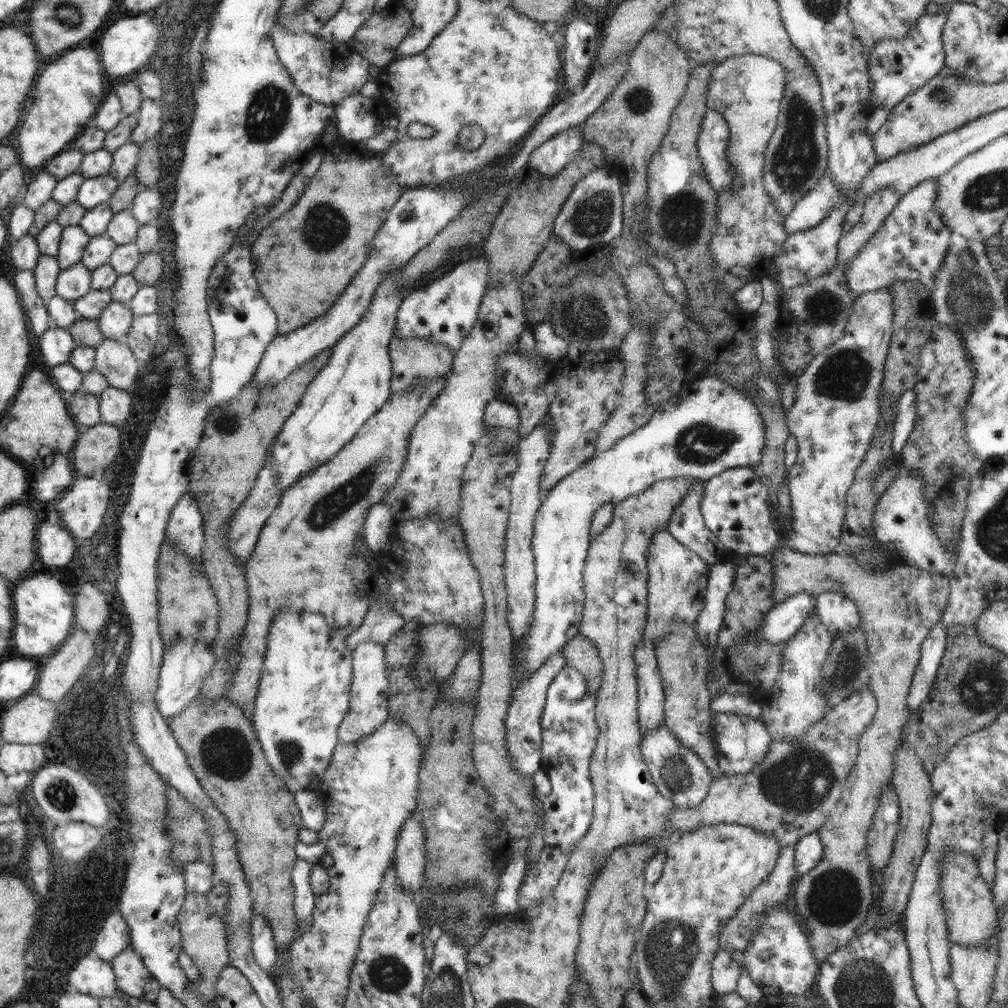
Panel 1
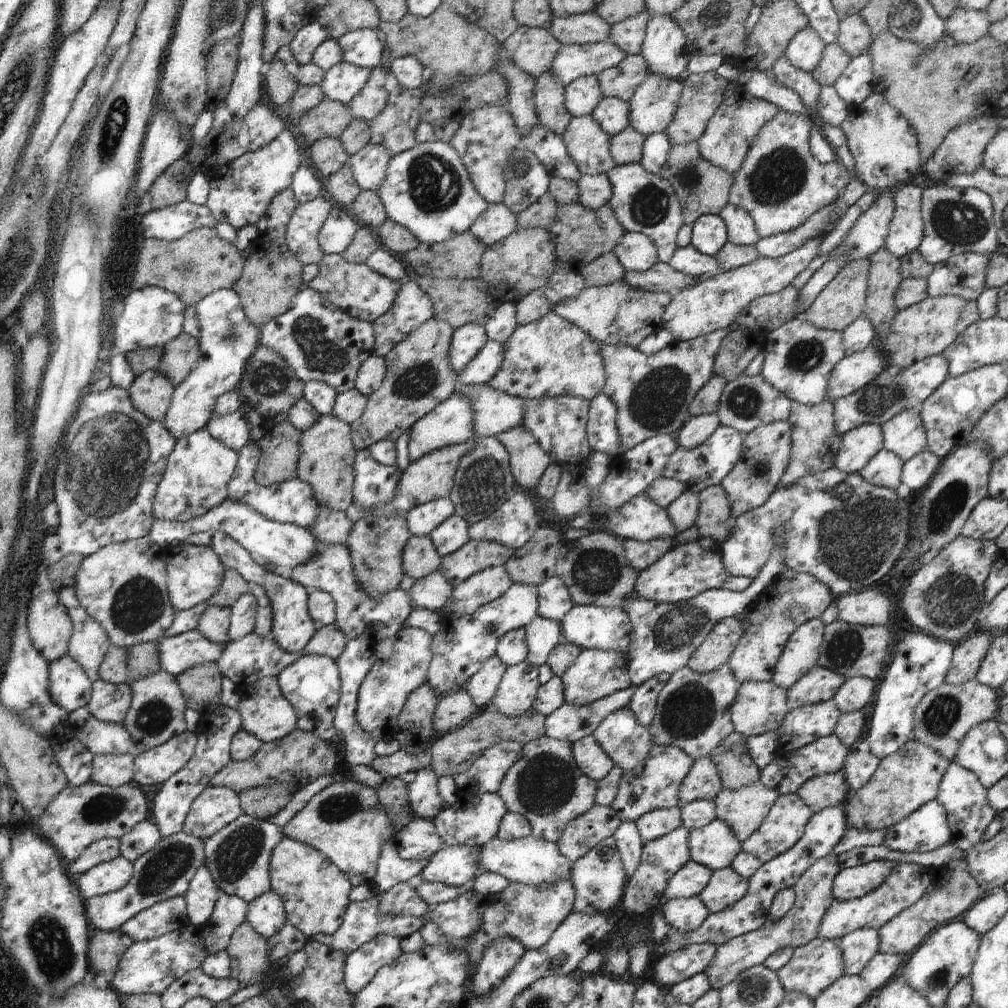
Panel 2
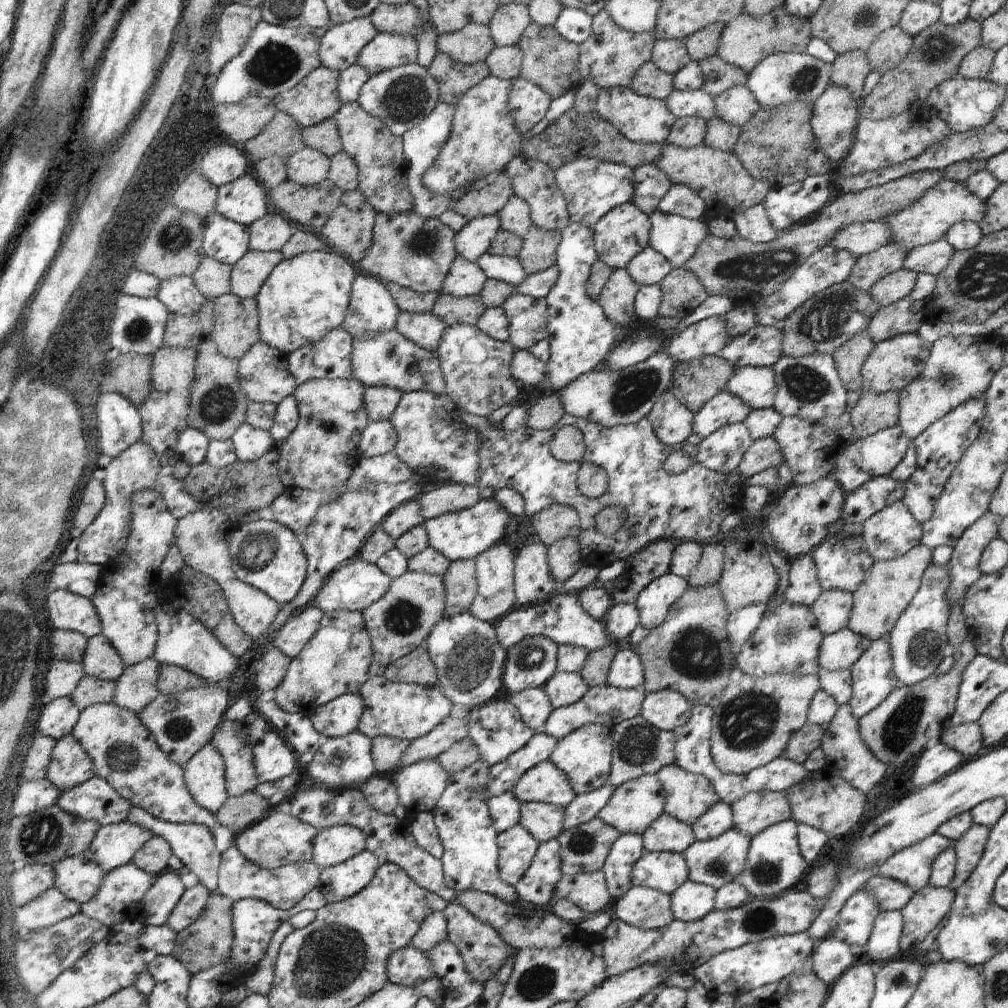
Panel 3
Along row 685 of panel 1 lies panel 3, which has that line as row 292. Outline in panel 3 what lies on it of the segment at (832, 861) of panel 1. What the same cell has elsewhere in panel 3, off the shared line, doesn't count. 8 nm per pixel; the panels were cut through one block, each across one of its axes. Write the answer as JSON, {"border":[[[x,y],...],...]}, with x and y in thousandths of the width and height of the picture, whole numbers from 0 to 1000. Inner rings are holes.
{"border":[[[895,266],[871,278],[862,291],[874,305],[881,304],[902,294],[910,274],[910,270]]]}

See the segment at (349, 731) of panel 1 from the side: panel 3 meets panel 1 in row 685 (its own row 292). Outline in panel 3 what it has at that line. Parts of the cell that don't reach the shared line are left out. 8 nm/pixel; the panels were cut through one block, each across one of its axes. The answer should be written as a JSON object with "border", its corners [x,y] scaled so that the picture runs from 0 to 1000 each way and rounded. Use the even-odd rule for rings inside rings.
{"border":[[[353,273],[349,281],[345,308],[338,324],[352,335],[365,335],[371,333],[373,329],[391,327],[397,310],[381,281],[369,273]]]}

